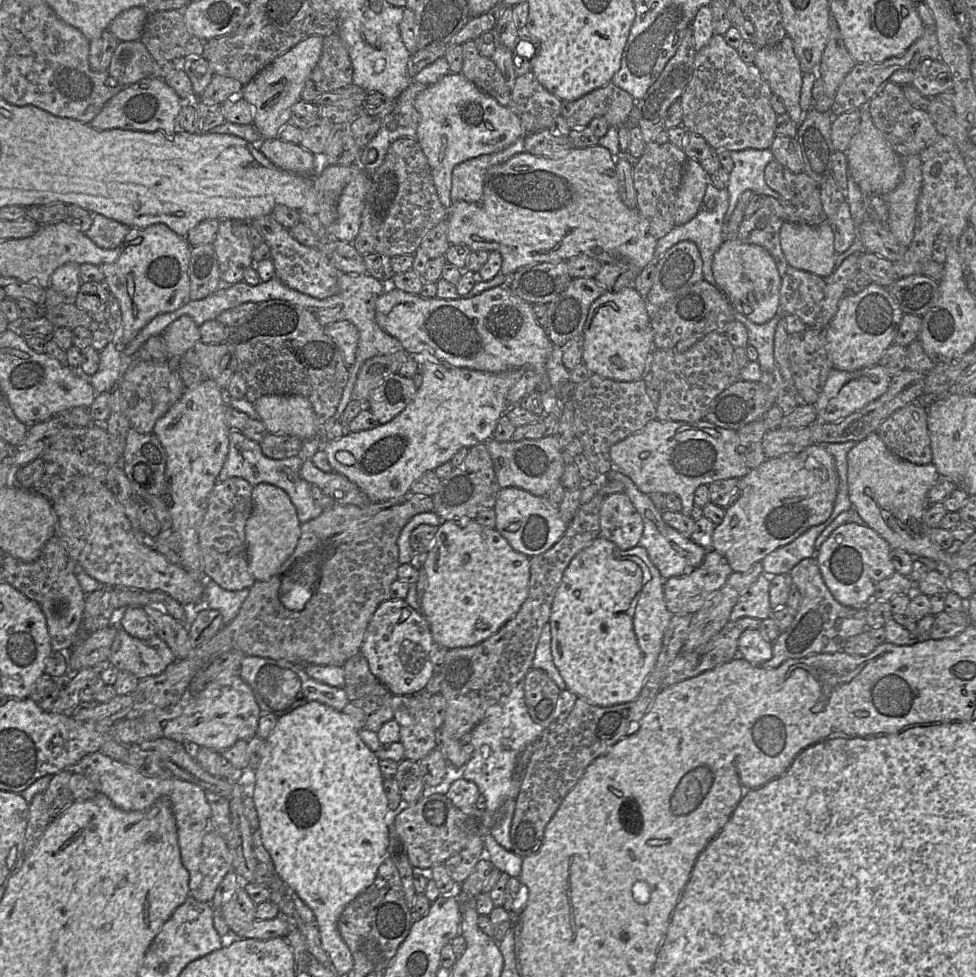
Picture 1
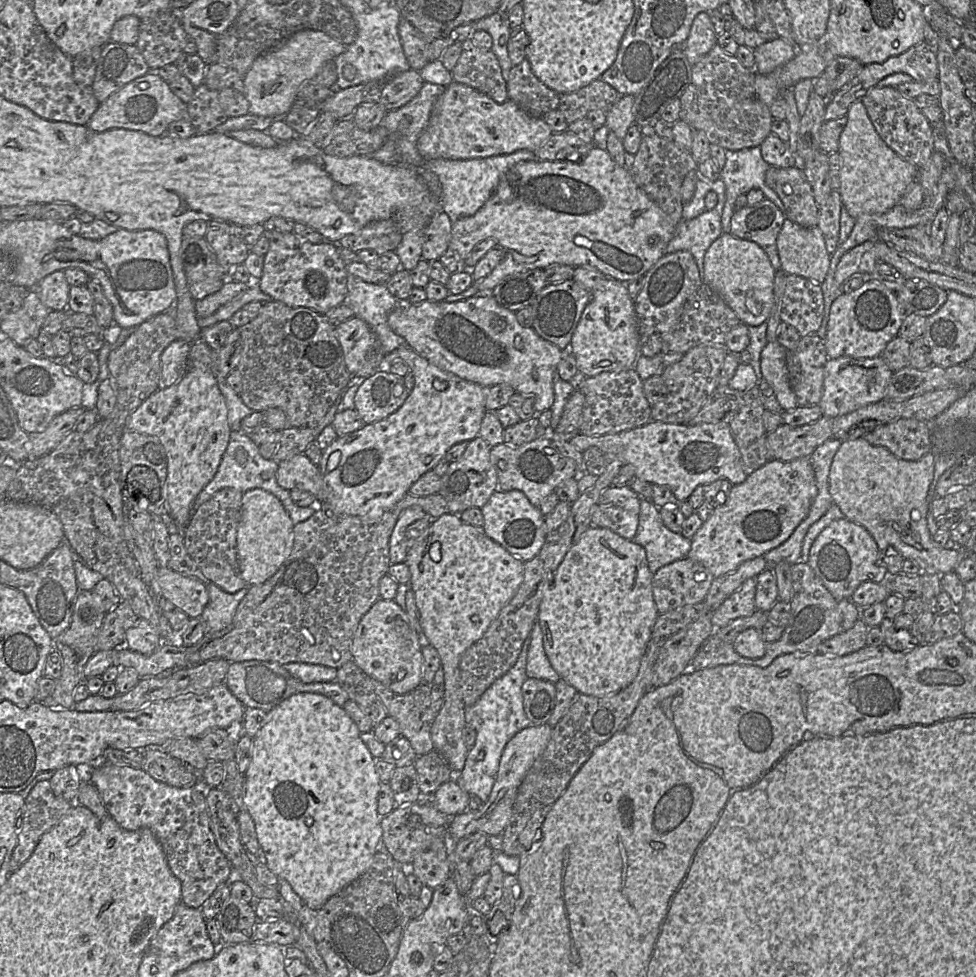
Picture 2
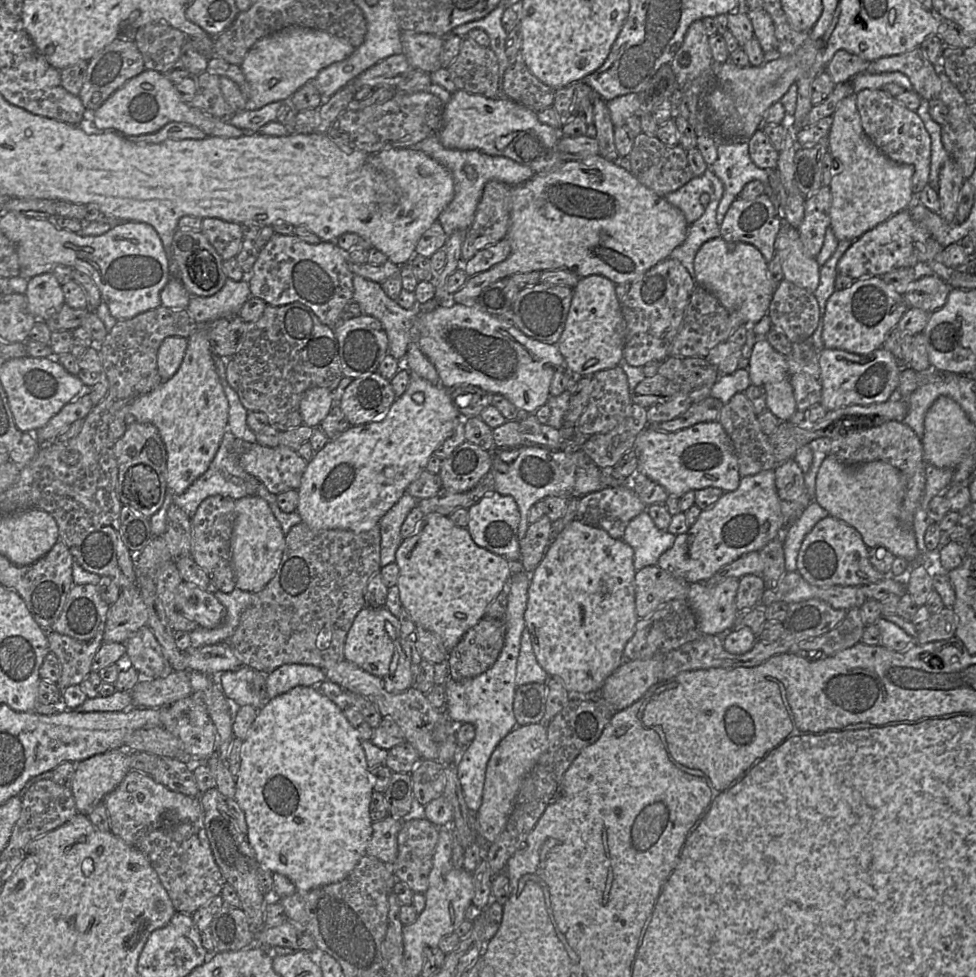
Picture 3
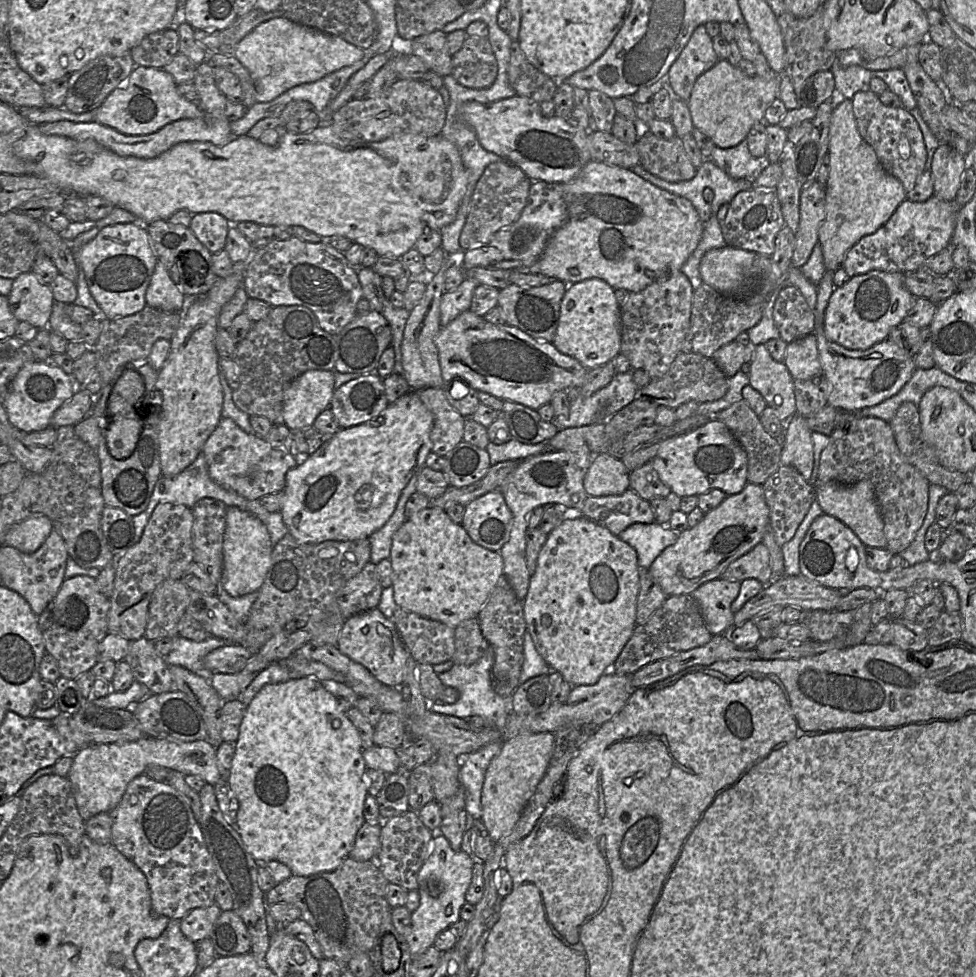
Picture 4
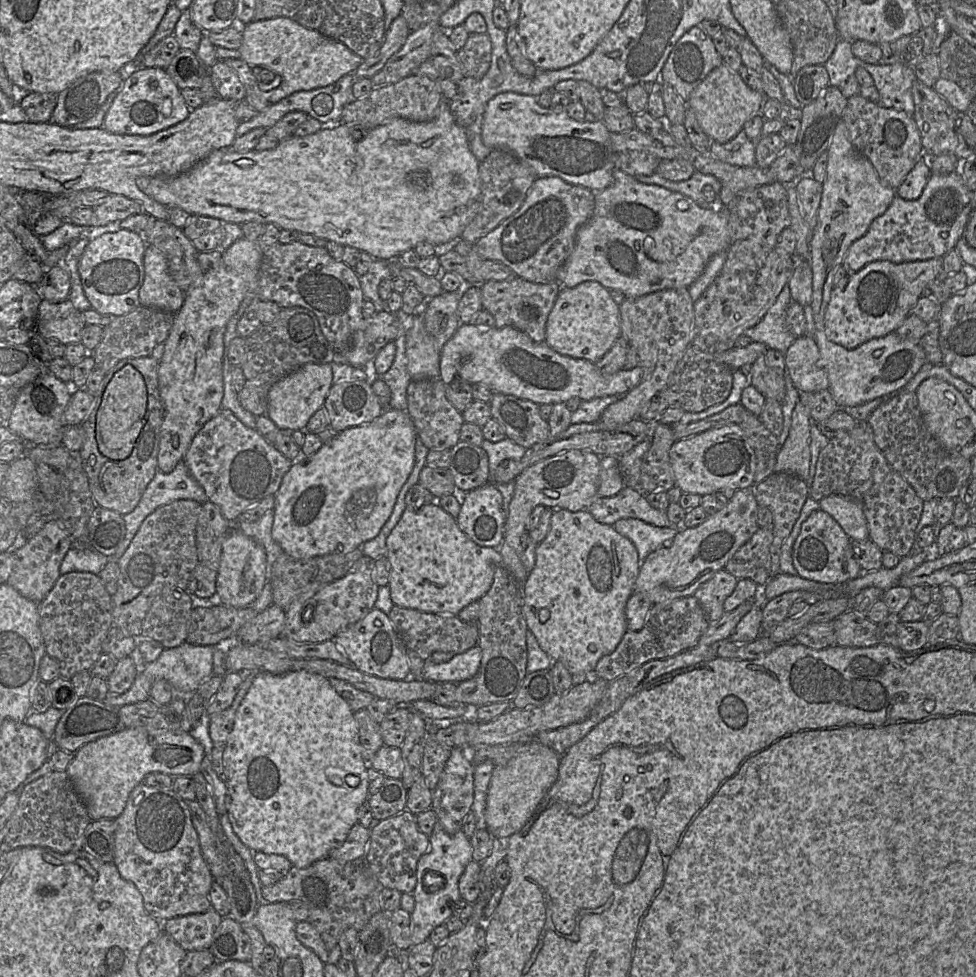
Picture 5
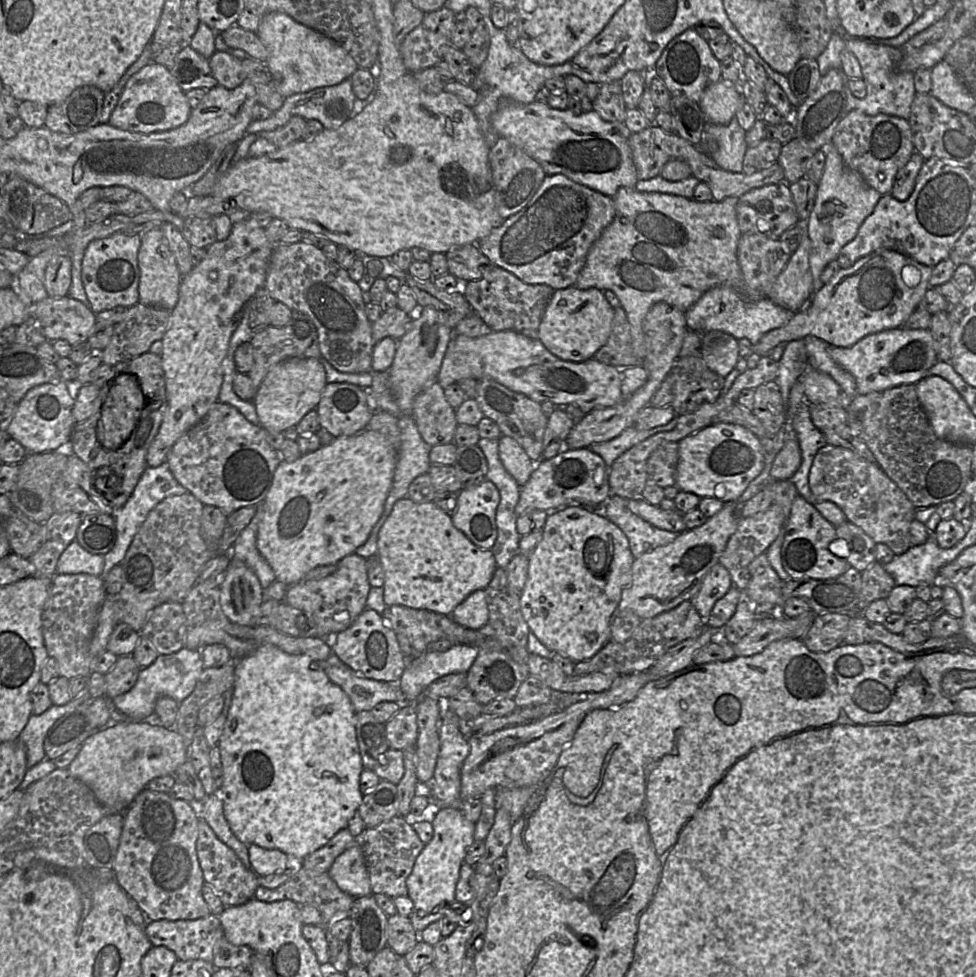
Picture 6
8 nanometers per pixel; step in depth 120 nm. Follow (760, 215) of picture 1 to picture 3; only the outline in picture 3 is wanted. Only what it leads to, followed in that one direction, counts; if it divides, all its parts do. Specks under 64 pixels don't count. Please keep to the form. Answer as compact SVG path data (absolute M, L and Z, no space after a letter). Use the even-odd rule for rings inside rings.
M762 194L753 200L737 198L731 204L720 226L721 237L731 243L743 242L754 245L769 263L775 253L775 241L783 224L774 204L767 196Z

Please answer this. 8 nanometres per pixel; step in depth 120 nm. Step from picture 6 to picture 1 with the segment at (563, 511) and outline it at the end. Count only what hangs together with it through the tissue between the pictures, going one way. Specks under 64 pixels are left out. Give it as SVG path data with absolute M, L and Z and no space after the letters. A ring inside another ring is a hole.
M598 537L588 547L574 556L564 571L560 585L552 603L549 625L551 627L551 655L553 663L563 678L566 689L583 698L588 703L608 707L616 704L633 701L640 693L644 681L652 671L662 647L664 632L669 624L672 613L667 610L663 593L664 579L658 569L652 564L644 547L635 546L627 550L621 550L614 543L605 538Z

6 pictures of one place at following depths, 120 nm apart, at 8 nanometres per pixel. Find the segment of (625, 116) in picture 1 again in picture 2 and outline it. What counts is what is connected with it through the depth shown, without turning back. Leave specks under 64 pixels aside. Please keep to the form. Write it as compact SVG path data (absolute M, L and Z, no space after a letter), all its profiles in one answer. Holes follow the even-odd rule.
M594 80L589 85L569 94L560 95L558 110L568 125L586 118L589 111L608 112L622 95L602 80Z

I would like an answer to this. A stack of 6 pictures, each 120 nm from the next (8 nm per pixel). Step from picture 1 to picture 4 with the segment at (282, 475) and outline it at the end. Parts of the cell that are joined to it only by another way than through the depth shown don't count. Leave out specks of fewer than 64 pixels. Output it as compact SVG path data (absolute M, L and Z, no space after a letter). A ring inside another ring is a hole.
M201 453L197 459L185 470L175 477L162 476L156 483L147 508L140 514L132 518L135 528L135 544L140 540L144 528L147 525L155 507L160 503L171 503L173 505L184 505L190 509L203 498L211 498L222 501L227 507L237 507L242 511L249 512L258 518L268 529L271 542L275 546L288 534L288 528L283 521L280 512L270 513L260 503L259 500L248 500L236 492L229 490L216 482L209 476L208 466L204 455Z

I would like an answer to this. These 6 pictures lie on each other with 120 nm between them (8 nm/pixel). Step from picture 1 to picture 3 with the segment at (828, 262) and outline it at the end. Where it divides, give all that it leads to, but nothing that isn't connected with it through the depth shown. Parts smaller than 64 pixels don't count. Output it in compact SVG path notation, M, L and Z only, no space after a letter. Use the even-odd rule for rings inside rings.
M792 226L781 227L775 246L779 250L784 280L814 293L821 267L815 258L805 255L798 230Z

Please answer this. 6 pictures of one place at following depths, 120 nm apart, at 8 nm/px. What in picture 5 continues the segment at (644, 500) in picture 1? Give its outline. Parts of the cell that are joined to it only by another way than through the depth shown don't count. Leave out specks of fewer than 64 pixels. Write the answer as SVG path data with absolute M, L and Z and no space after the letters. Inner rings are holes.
M635 518L620 519L613 527L634 544L641 563L650 553L672 541L681 528L657 527Z

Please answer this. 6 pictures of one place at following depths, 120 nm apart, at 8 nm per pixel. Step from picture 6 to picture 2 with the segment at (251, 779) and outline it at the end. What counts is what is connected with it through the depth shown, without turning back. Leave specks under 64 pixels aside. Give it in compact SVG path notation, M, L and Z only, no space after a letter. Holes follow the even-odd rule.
M297 693L288 697L283 702L281 702L278 706L276 706L275 708L273 708L271 711L267 713L264 725L260 728L258 733L253 737L251 761L245 772L245 794L243 798L244 809L250 814L254 822L257 839L263 851L264 862L266 863L267 867L276 876L278 876L279 879L286 880L290 884L294 892L302 899L303 903L311 909L321 908L330 897L337 894L348 884L350 884L351 882L356 880L358 877L360 877L370 866L375 853L379 849L382 849L381 847L381 838L382 838L381 819L382 817L377 812L377 798L378 798L378 792L379 792L381 781L379 780L379 777L376 773L375 763L376 763L376 760L373 758L369 749L360 738L360 731L357 725L347 715L347 713L343 710L342 707L339 707L331 699L321 694Z

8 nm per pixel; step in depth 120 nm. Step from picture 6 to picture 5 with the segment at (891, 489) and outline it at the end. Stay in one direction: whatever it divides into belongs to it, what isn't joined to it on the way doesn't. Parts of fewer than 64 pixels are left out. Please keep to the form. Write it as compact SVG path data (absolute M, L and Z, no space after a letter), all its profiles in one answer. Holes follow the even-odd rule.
M866 421L858 422L848 432L838 433L819 454L809 496L819 502L830 495L849 497L861 503L869 539L882 551L889 551L903 558L915 550L916 527L924 501L888 464L876 446L872 430Z

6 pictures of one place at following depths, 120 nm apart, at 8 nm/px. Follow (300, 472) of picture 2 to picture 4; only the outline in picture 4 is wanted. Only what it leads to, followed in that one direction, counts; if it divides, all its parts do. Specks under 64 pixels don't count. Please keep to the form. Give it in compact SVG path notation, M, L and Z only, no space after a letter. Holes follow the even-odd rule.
M222 417L204 444L204 455L211 479L248 500L282 492L286 474L297 466L295 455L273 448L256 434L247 434L231 418Z

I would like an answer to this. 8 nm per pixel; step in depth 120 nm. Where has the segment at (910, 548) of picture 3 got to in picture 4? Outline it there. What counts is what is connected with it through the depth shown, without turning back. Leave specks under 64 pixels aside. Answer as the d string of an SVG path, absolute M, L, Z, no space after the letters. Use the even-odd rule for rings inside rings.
M861 480L853 485L828 482L816 487L816 500L825 514L839 519L848 526L865 546L886 548L884 523L876 500L875 489L869 480Z

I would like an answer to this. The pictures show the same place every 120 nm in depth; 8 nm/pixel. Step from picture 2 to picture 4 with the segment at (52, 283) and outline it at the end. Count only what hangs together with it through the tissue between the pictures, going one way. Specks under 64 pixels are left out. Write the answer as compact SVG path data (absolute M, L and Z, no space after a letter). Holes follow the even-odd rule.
M33 272L14 279L7 298L19 322L28 322L38 329L48 328L54 296L50 286L41 283Z

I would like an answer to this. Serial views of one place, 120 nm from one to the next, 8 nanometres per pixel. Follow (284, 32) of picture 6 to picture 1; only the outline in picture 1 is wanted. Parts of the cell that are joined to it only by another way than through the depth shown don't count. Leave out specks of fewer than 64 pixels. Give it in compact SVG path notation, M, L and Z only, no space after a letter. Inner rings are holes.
M313 35L302 40L277 57L243 87L241 96L252 106L254 110L253 124L263 139L277 138L281 128L290 121L291 109L301 99L305 83L321 56L323 38Z

